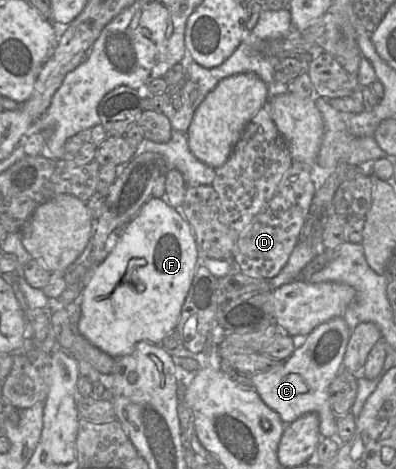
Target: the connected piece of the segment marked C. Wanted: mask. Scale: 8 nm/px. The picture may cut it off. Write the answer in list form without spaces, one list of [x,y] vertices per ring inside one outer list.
[[[334,317],[316,326],[305,342],[279,367],[251,376],[255,390],[263,402],[280,416],[284,424],[289,424],[306,413],[316,413],[319,417],[321,438],[337,439],[337,416],[332,411],[328,388],[341,369],[347,347],[350,328],[343,317]]]

